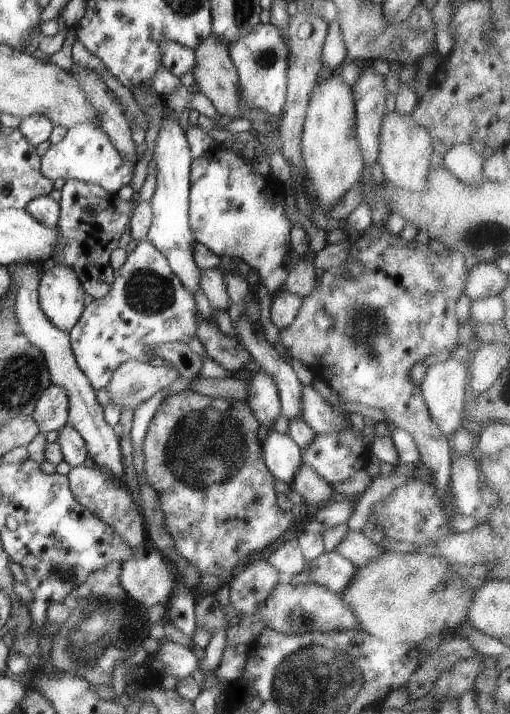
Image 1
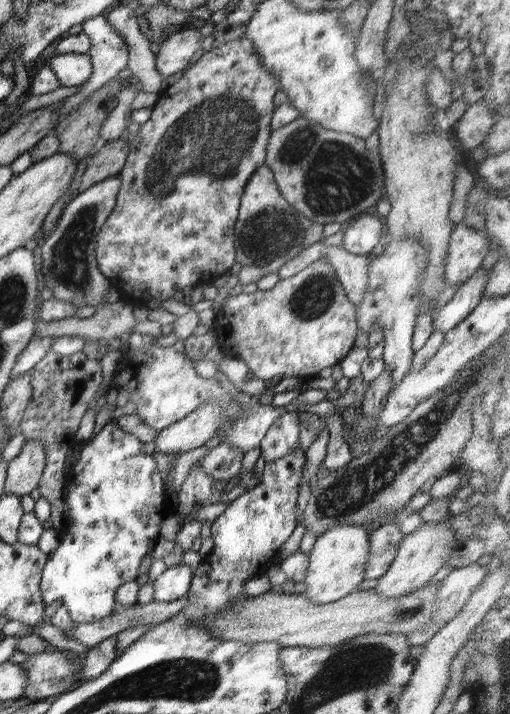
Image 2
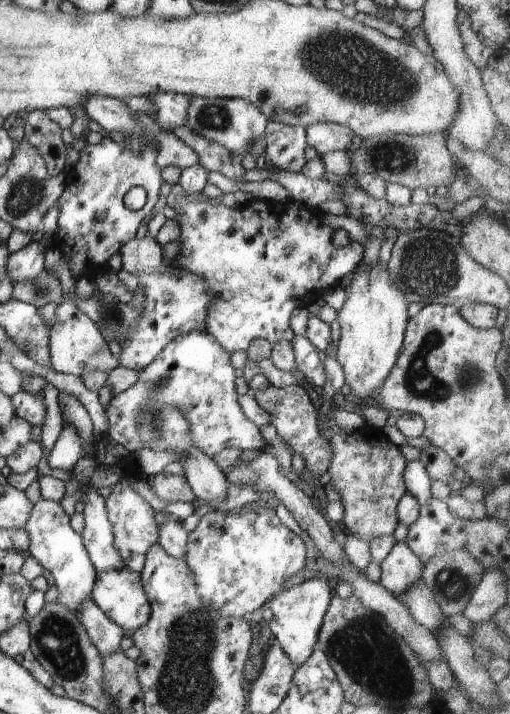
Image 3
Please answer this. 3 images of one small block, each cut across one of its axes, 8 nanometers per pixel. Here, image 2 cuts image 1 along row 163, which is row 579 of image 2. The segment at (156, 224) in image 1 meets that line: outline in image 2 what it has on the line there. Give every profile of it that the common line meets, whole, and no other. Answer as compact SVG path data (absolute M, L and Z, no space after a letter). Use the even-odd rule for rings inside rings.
M190 566L168 567L154 584L154 598L158 602L172 602L179 598L186 597L190 590L193 570Z

